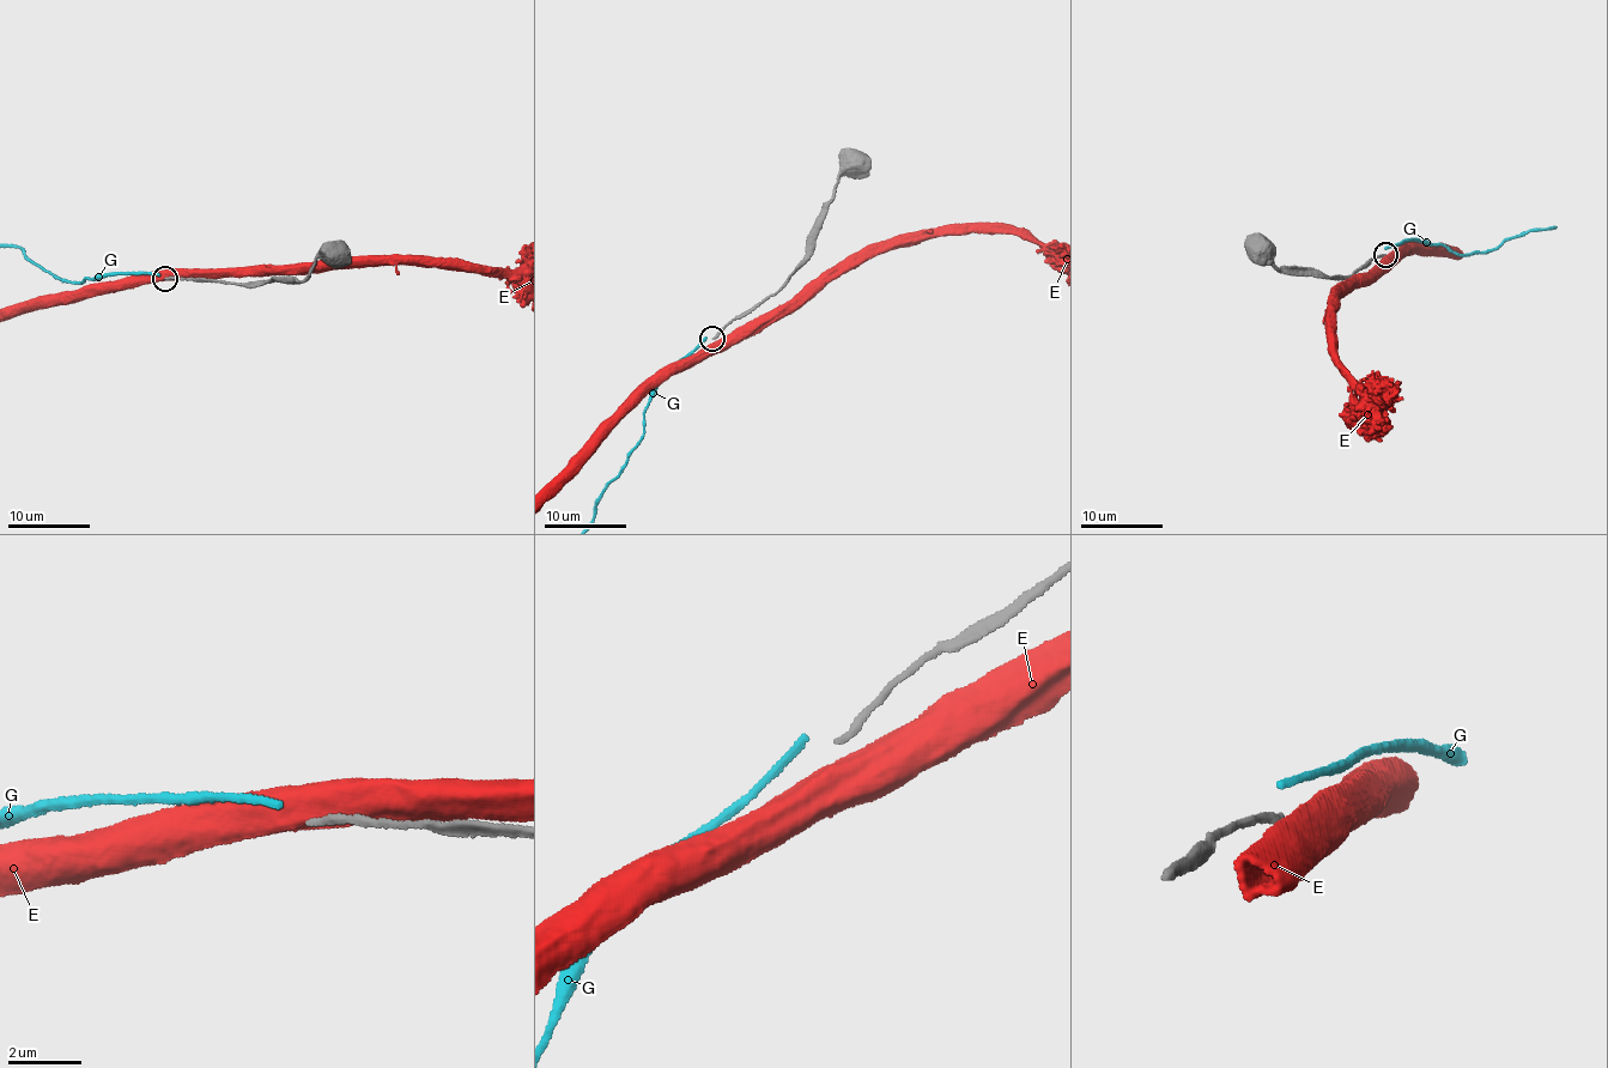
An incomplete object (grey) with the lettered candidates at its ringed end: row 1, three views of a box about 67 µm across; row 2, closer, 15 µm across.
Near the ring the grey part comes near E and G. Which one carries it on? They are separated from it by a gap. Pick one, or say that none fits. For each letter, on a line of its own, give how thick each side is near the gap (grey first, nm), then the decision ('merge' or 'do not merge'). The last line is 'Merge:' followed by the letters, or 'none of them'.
E: 190/750 nm | do not merge
G: 190/200 nm | do not merge
Merge: none of them

